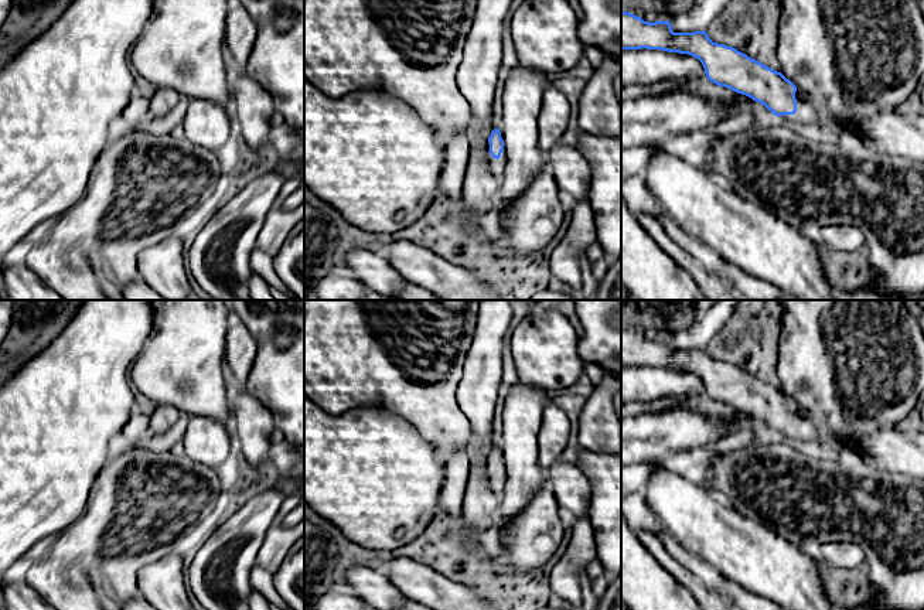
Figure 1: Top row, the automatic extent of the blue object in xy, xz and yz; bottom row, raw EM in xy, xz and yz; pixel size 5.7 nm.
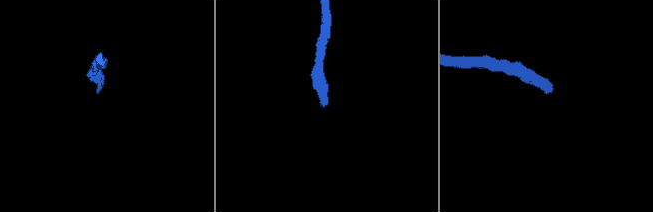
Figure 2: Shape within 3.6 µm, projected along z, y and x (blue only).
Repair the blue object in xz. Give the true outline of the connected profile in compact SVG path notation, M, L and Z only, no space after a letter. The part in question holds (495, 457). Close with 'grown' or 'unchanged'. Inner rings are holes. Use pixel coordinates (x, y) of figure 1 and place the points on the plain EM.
M492 446L487 461L487 478L490 488L501 495L507 483L507 468L502 457L502 446Z; grown

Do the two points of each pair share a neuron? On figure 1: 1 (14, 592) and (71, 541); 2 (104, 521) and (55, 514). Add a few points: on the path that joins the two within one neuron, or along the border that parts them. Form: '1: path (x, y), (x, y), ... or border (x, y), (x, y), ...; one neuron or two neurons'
1: border (20, 576), (40, 595); two neurons
2: border (92, 487), (85, 510), (64, 530), (51, 537); two neurons

